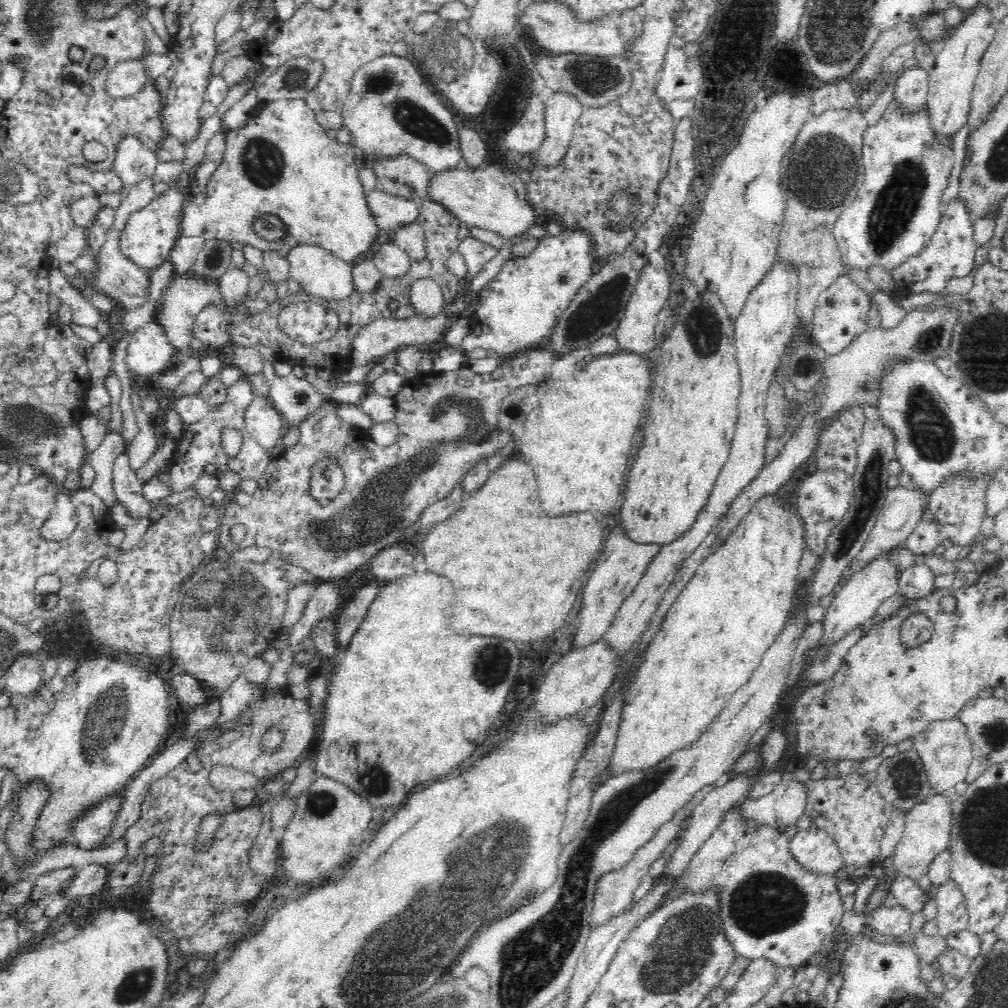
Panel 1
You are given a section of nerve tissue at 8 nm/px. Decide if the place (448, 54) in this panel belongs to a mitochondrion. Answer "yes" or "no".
yes

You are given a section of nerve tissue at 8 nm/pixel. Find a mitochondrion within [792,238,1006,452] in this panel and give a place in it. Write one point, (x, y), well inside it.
(930, 340)

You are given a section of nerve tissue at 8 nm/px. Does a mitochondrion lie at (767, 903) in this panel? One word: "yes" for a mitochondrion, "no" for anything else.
yes

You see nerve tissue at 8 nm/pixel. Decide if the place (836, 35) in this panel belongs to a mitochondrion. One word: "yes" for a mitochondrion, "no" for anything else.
yes

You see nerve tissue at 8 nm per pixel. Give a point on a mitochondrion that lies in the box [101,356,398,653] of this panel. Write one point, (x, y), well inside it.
(227, 615)

